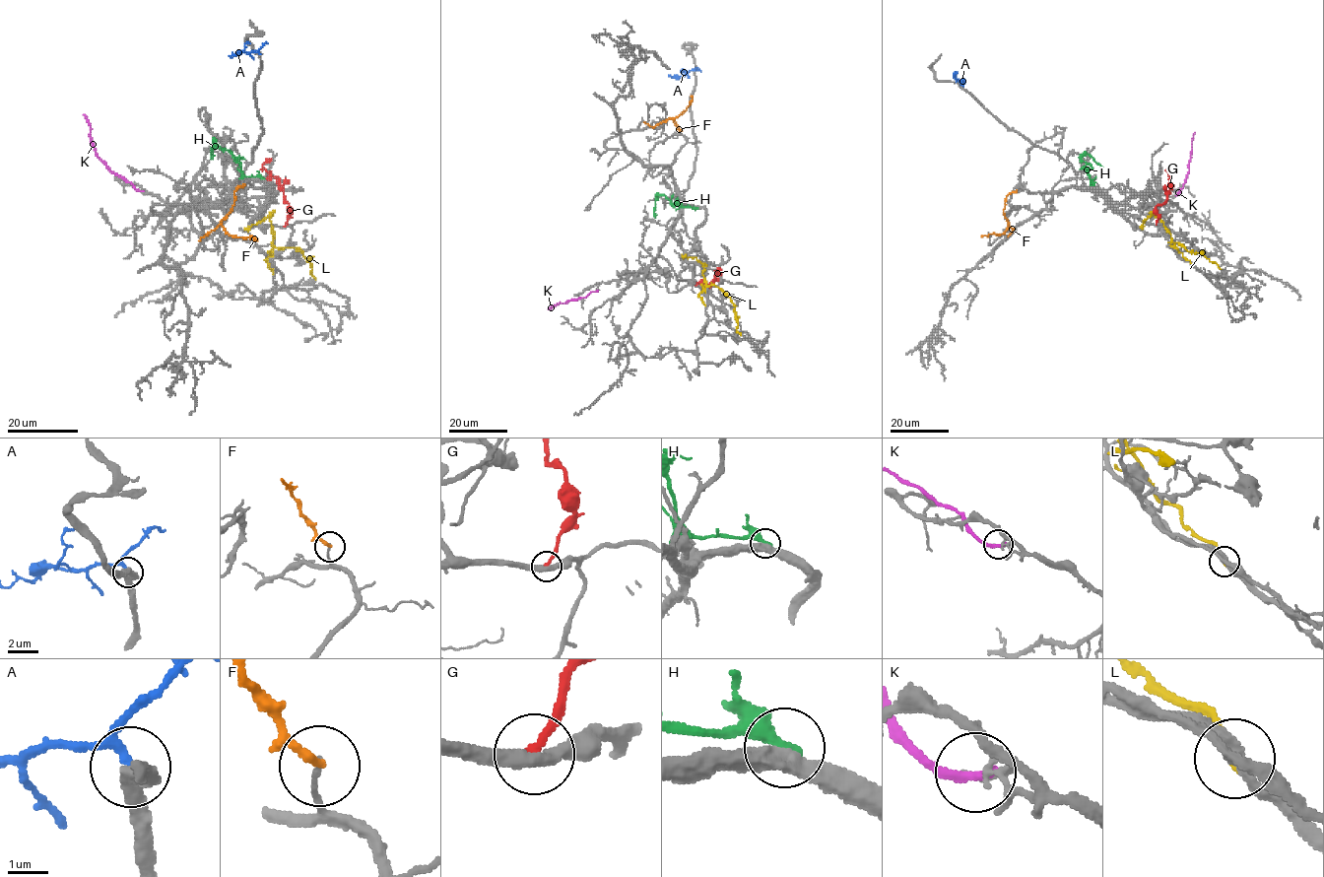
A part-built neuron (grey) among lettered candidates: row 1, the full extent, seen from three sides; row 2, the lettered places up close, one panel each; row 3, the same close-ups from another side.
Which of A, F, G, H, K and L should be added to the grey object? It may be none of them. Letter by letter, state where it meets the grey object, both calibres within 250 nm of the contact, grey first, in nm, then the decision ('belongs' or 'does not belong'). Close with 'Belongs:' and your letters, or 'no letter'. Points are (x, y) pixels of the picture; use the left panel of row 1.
A: meets grey at (259, 53); 320 nm thick on the grey side, 170 nm on the other; does not belong
F: meets grey at (243, 184); 120 nm thick on the grey side, 200 nm on the other; does not belong
G: meets grey at (284, 227); 320 nm thick on the grey side, 200 nm on the other; does not belong
H: meets grey at (262, 178); 480 nm thick on the grey side, 420 nm on the other; does not belong
K: meets grey at (141, 190); 150 nm thick on the grey side, 280 nm on the other; does not belong
L: meets grey at (273, 274); 280 nm thick on the grey side, 220 nm on the other; does not belong
Belongs: no letter

